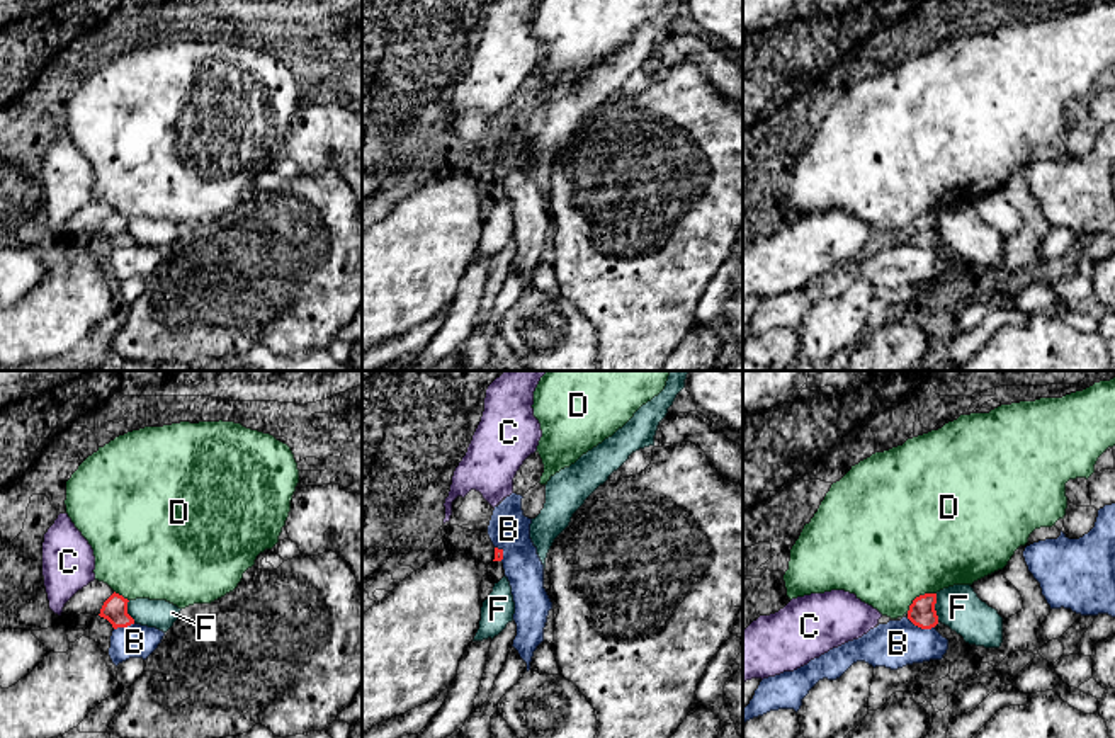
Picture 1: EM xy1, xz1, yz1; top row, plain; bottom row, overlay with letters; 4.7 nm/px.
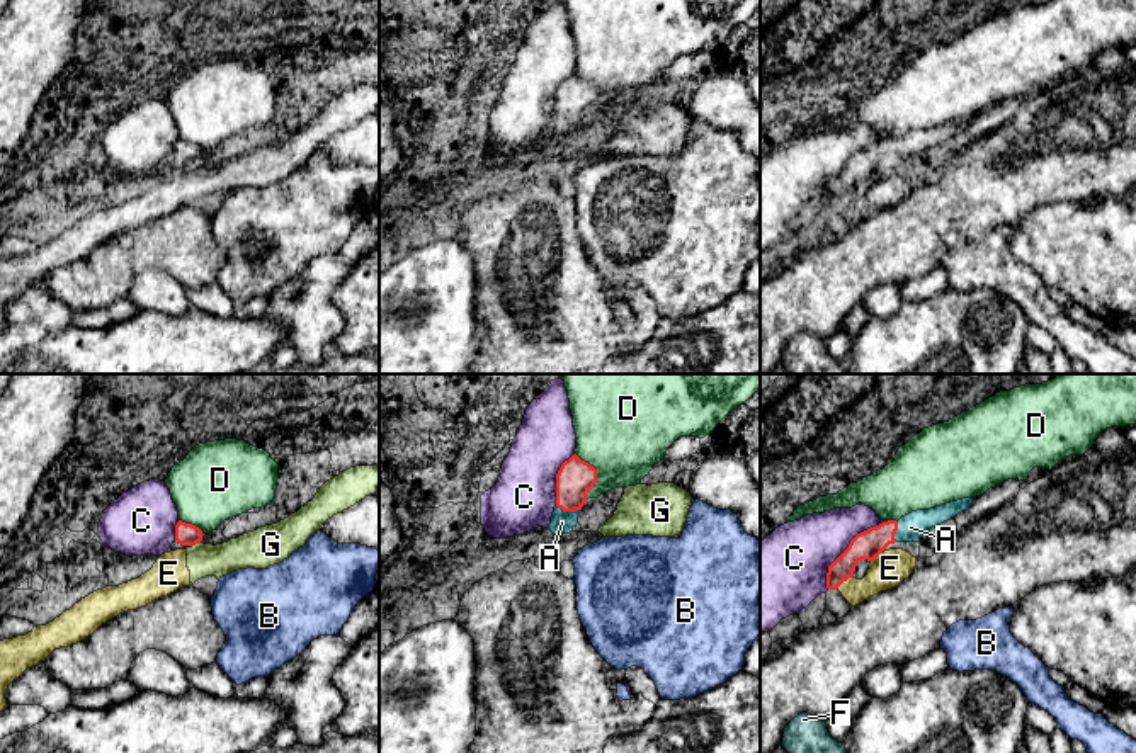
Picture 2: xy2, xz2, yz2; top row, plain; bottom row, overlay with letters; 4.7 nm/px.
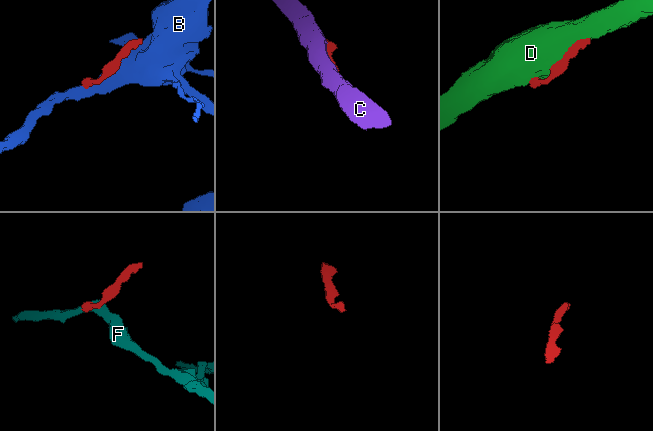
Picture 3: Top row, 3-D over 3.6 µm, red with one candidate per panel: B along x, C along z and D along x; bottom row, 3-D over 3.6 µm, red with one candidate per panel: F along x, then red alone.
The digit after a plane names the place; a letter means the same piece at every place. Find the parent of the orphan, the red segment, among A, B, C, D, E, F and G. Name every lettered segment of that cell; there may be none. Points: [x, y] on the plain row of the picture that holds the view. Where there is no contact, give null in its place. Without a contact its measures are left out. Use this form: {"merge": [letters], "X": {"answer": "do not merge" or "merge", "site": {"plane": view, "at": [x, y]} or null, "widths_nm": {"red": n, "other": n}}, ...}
{"merge": ["A"], "A": {"answer": "merge", "site": {"plane": "xz2", "at": [568, 130]}, "widths_nm": {"red": 180, "other": 110}}, "B": {"answer": "do not merge", "site": {"plane": "yz1", "at": [920, 245]}, "widths_nm": {"red": 130, "other": 220}}, "C": {"answer": "do not merge", "site": {"plane": "yz2", "at": [849, 165]}, "widths_nm": {"red": 140, "other": 300}}, "D": {"answer": "do not merge", "site": {"plane": "xz2", "at": [596, 94]}, "widths_nm": {"red": 180, "other": 440}}, "E": {"answer": "do not merge", "site": {"plane": "yz2", "at": [844, 199]}, "widths_nm": {"red": 140, "other": 170}}, "F": {"answer": "do not merge", "site": {"plane": "yz1", "at": [933, 227]}, "widths_nm": {"red": 130, "other": 200}}, "G": {"answer": "do not merge", "site": {"plane": "xy2", "at": [196, 162]}, "widths_nm": {"red": 110, "other": 160}}}

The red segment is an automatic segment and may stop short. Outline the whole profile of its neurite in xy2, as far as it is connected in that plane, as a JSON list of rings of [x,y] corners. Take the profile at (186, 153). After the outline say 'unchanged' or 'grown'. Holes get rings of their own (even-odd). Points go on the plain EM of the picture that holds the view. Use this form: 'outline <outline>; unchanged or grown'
outline [[[182,139],[175,144],[175,161],[182,165],[196,165],[202,160],[202,150],[192,143],[185,143]]]; unchanged

